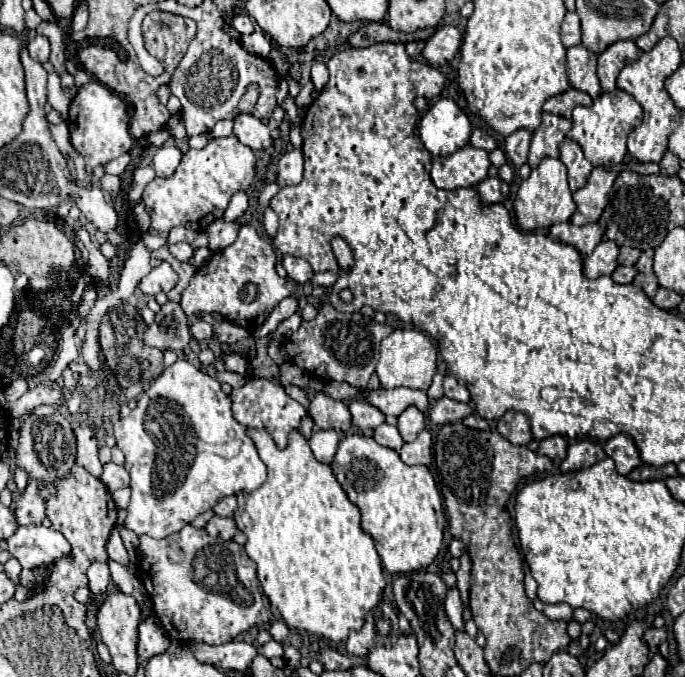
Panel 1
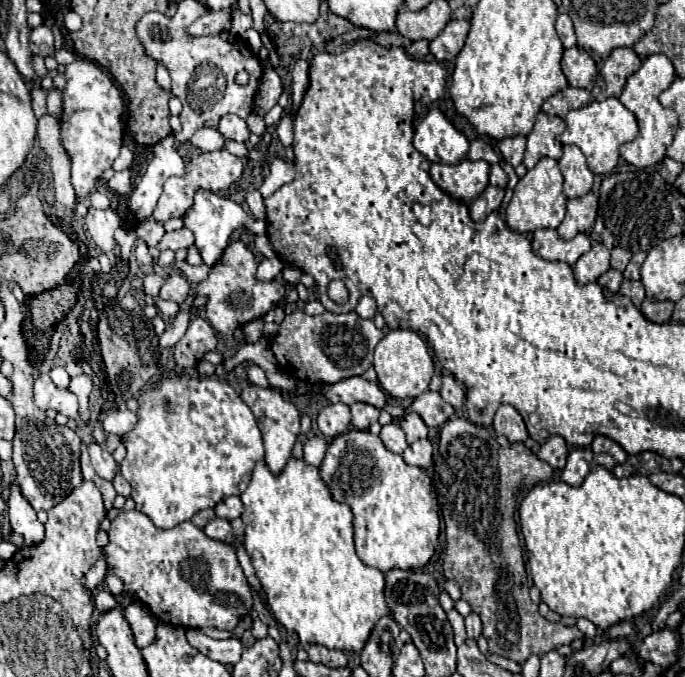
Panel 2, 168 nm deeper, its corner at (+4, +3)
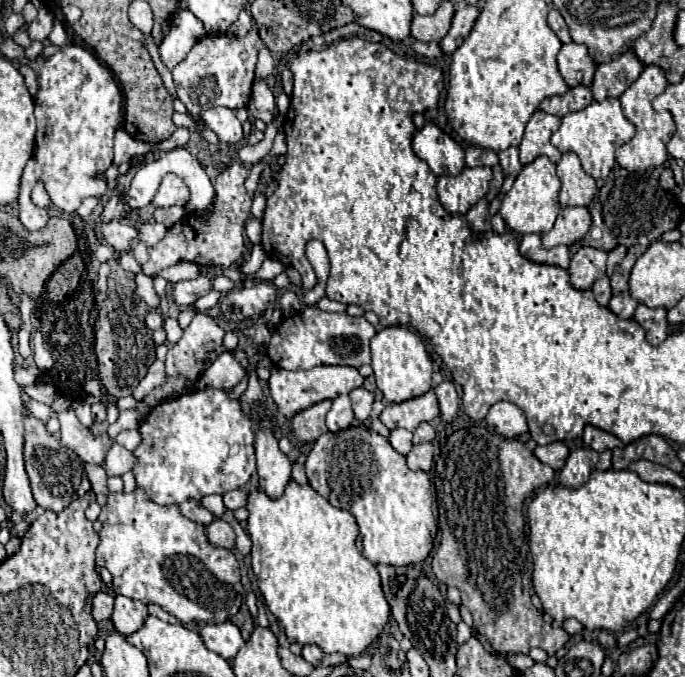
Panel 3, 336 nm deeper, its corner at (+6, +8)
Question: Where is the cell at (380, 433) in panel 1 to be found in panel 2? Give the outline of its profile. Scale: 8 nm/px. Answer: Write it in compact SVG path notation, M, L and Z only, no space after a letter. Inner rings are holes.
M396 423L384 425L382 431L380 431L380 439L382 439L382 443L384 443L386 449L390 449L392 453L398 453L398 455L402 455L404 449L408 447L406 435L404 435L404 431L400 429L400 425L396 425Z

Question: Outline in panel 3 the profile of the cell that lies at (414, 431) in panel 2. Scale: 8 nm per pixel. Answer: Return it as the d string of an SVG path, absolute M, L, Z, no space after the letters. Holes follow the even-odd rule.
M420 424L416 430L414 430L414 444L420 444L420 442L430 442L430 440L434 440L434 428L432 428L432 424Z

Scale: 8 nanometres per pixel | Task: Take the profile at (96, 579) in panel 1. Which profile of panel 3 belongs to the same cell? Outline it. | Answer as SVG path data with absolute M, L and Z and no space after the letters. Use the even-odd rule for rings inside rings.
M108 592L94 594L94 598L92 598L92 618L96 622L108 620L112 616L112 610L114 610L114 596L112 594L108 594Z

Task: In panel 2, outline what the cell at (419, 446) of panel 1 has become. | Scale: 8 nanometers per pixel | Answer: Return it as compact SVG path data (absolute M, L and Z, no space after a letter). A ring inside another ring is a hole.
M428 439L424 441L416 441L412 445L408 445L408 449L404 451L404 461L408 465L420 467L420 469L428 469L432 465L432 443Z

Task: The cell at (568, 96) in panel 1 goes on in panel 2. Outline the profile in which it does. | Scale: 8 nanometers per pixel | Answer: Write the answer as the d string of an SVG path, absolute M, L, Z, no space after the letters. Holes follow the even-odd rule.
M568 87L568 89L552 95L550 99L546 99L544 105L542 105L542 111L546 115L556 115L556 117L562 117L564 119L568 111L580 109L580 107L588 105L590 101L592 101L590 91L576 89L576 87Z

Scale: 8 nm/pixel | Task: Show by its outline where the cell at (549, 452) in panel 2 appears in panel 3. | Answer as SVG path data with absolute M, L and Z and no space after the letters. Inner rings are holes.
M554 442L554 444L546 444L546 446L536 446L534 456L538 460L542 460L544 464L552 466L554 470L560 470L566 462L568 456L568 448L564 442Z

